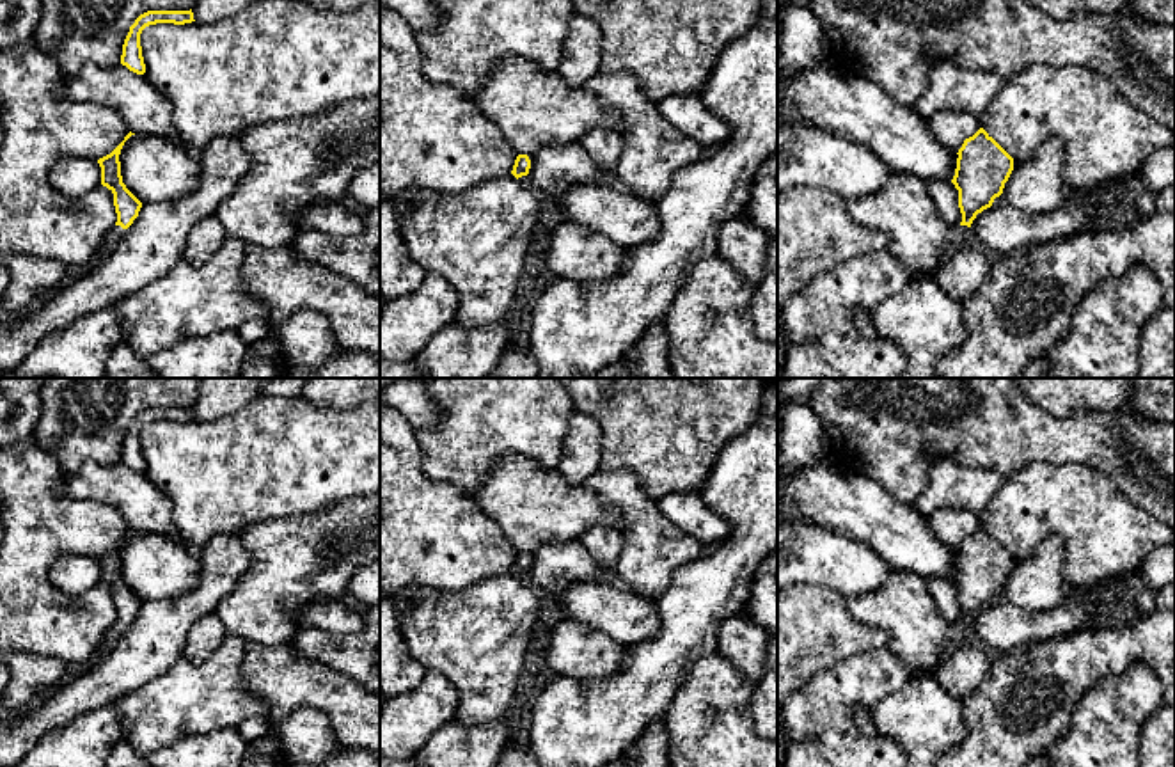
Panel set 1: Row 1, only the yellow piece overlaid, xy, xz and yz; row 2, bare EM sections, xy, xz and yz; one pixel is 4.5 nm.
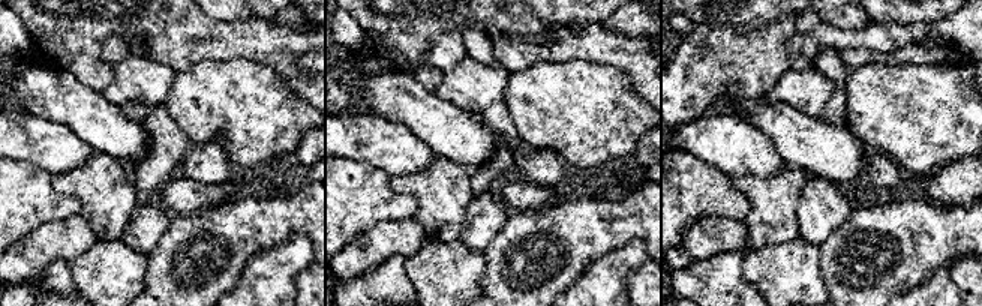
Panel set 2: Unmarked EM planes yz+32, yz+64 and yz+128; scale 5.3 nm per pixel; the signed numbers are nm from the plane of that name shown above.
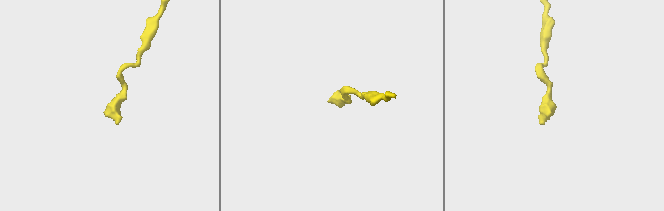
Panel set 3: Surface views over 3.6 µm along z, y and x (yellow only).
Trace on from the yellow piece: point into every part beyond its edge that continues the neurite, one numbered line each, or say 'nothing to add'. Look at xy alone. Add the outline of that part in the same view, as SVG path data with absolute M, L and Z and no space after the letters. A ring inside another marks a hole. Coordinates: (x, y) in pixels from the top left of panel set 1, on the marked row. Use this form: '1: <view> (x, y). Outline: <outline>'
1: xy (110, 240). Outline: M114 225L101 240L99 243L99 249L98 249L98 254L91 265L92 266L98 266L101 261L105 261L112 252L114 249L117 247L121 236L124 234L126 229L122 229L121 225ZM89 268L89 270L91 270ZM87 270L87 272L89 272Z

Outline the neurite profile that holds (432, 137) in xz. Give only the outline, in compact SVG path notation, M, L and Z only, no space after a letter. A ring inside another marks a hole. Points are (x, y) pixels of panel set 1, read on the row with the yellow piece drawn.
M380 9L380 195L399 190L461 194L509 176L517 156L474 99L424 78L415 30L399 12Z

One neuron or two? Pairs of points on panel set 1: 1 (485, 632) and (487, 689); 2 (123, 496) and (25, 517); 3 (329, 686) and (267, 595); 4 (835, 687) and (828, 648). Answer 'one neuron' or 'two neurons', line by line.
1: one neuron
2: two neurons
3: two neurons
4: two neurons

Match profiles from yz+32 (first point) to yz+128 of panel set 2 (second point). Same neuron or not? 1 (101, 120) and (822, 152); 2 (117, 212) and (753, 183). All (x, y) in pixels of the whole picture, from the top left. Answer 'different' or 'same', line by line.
1: same
2: same

